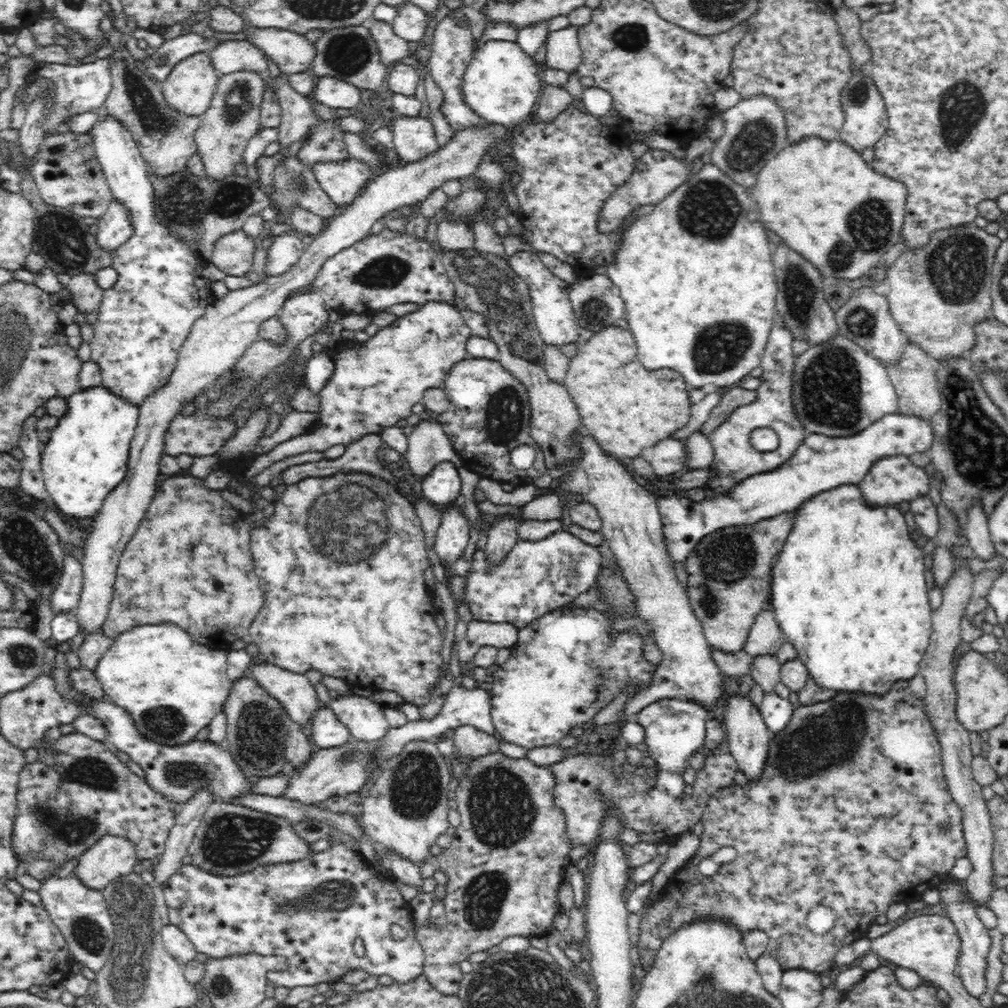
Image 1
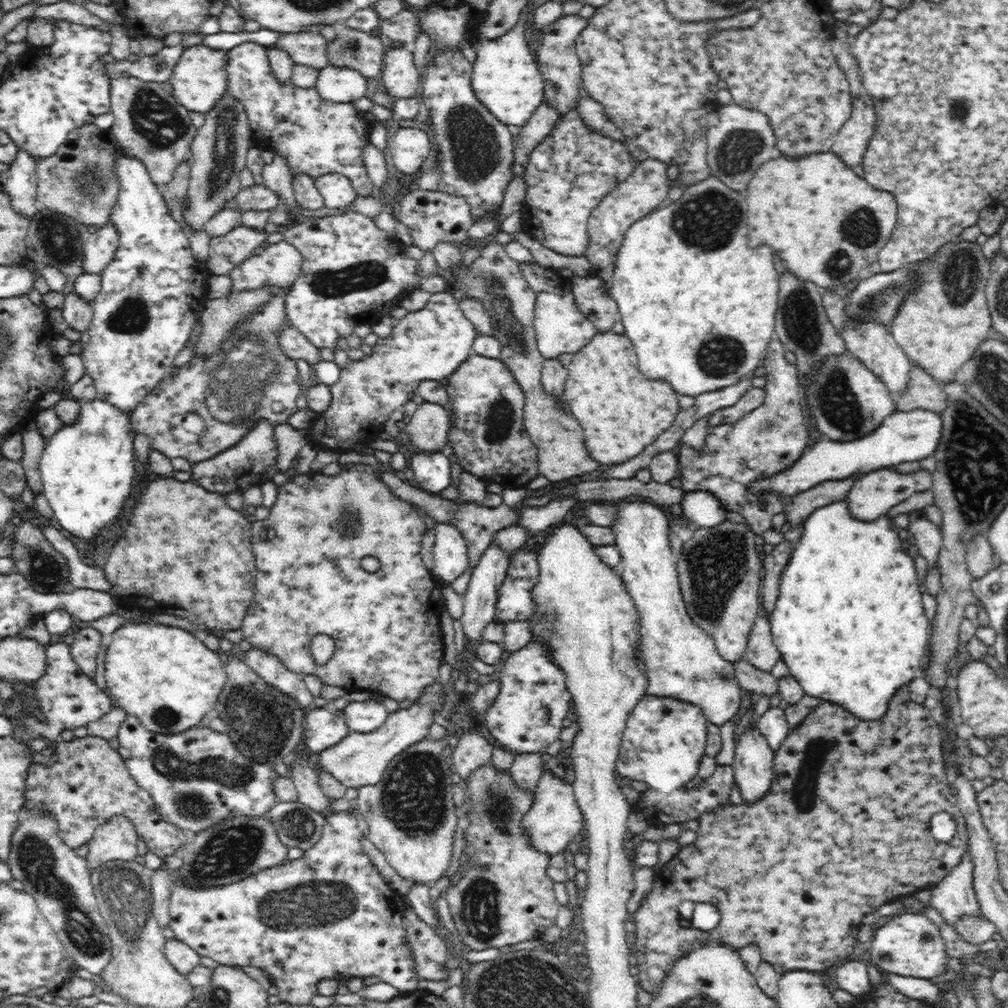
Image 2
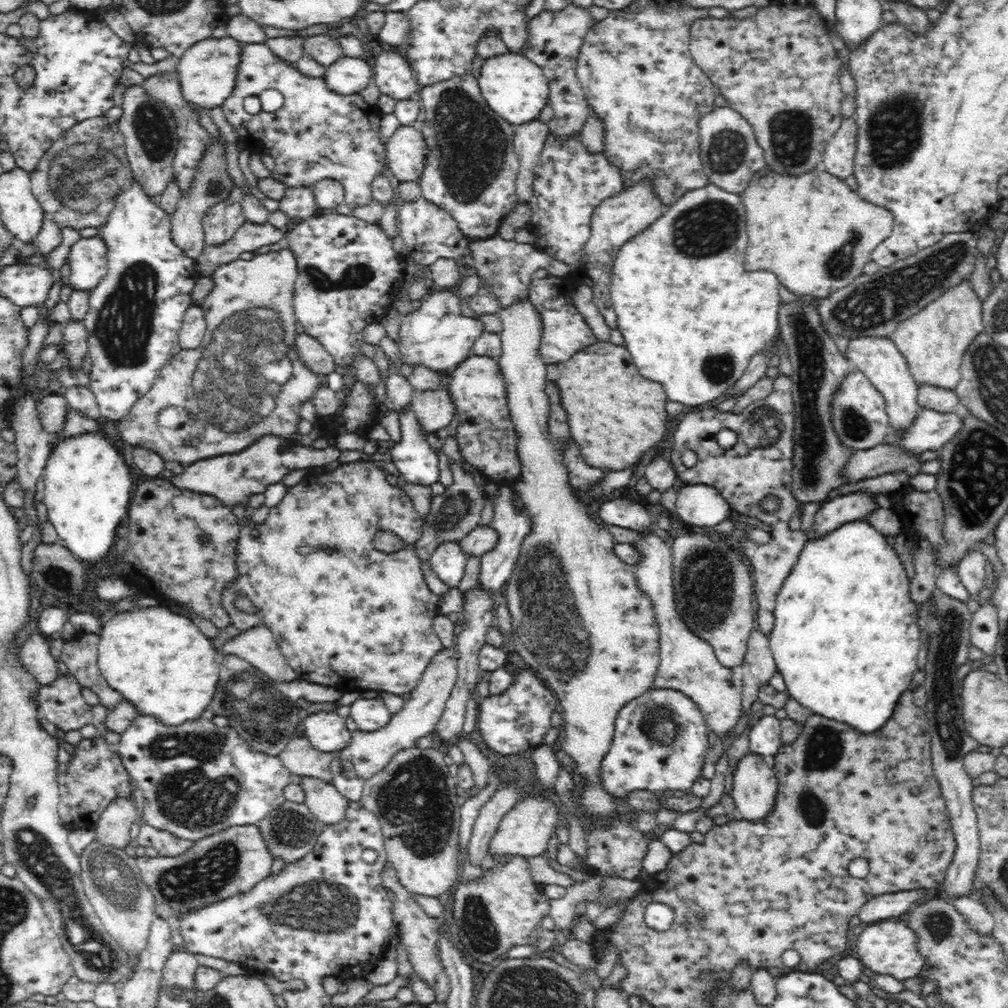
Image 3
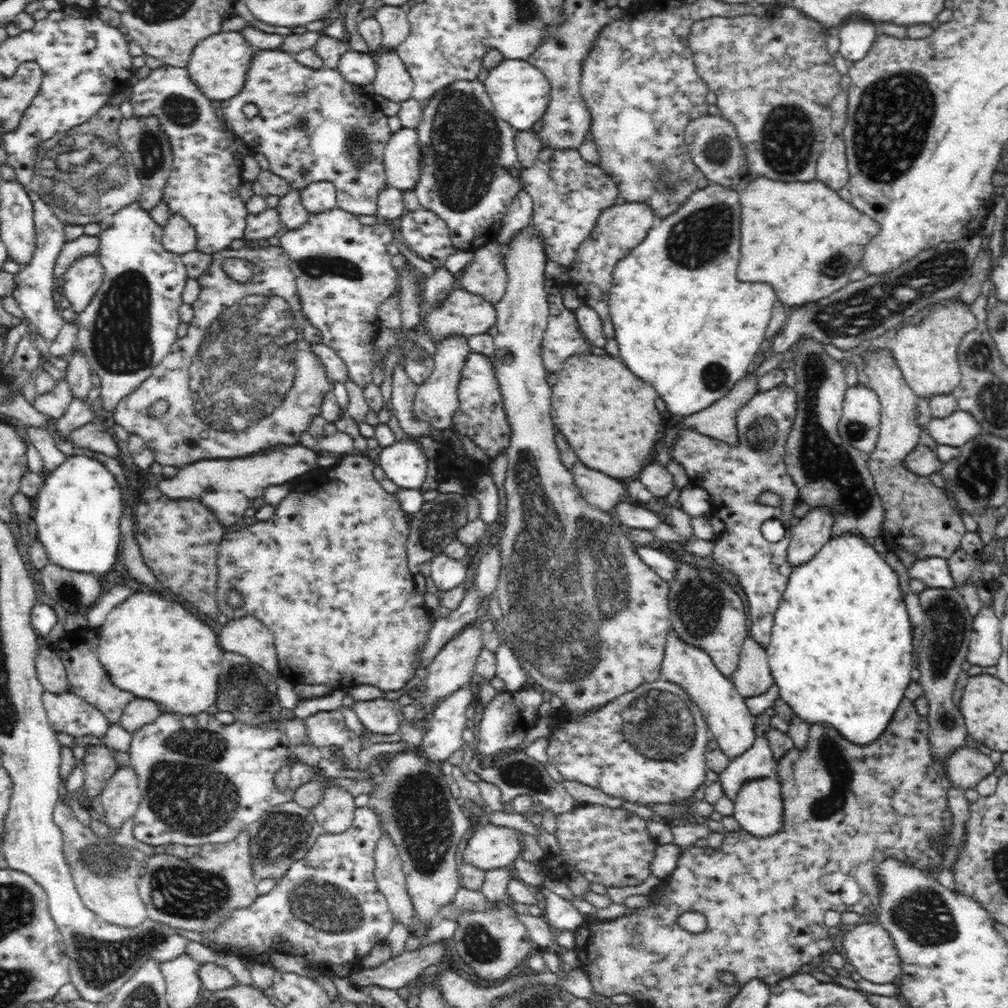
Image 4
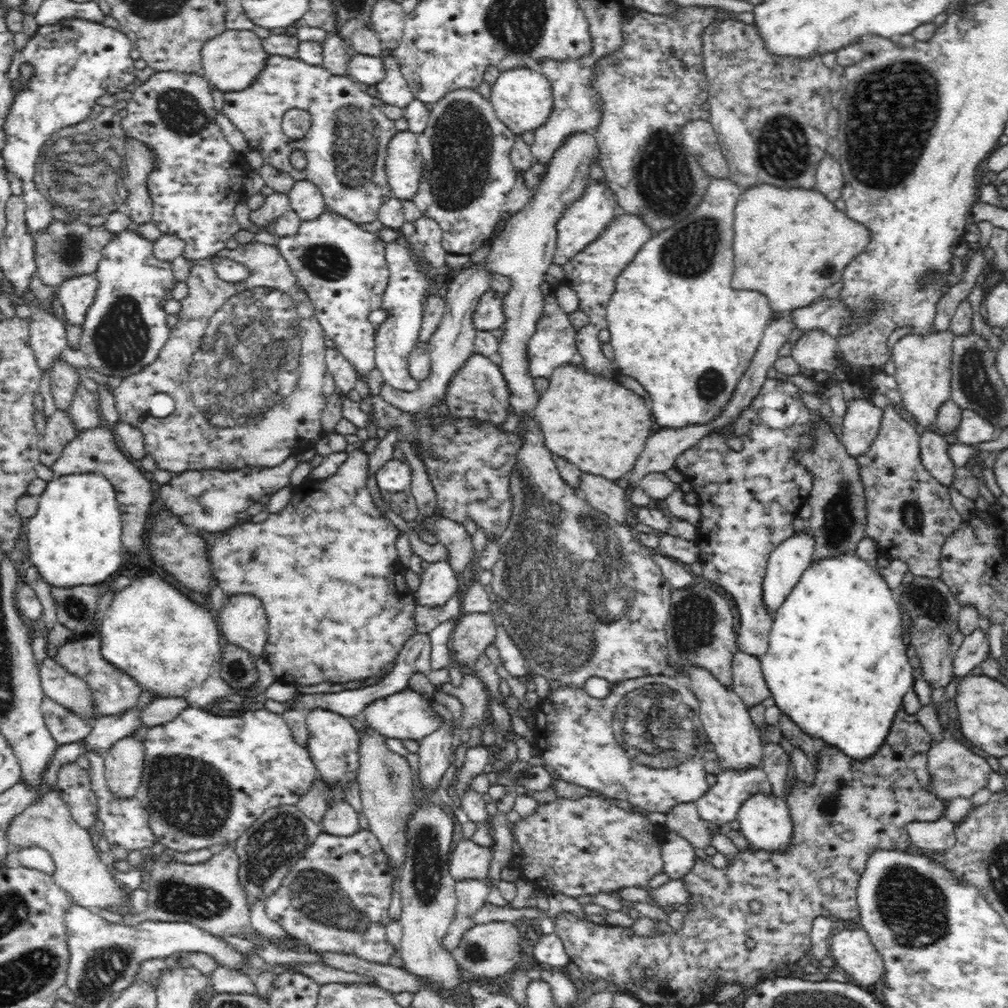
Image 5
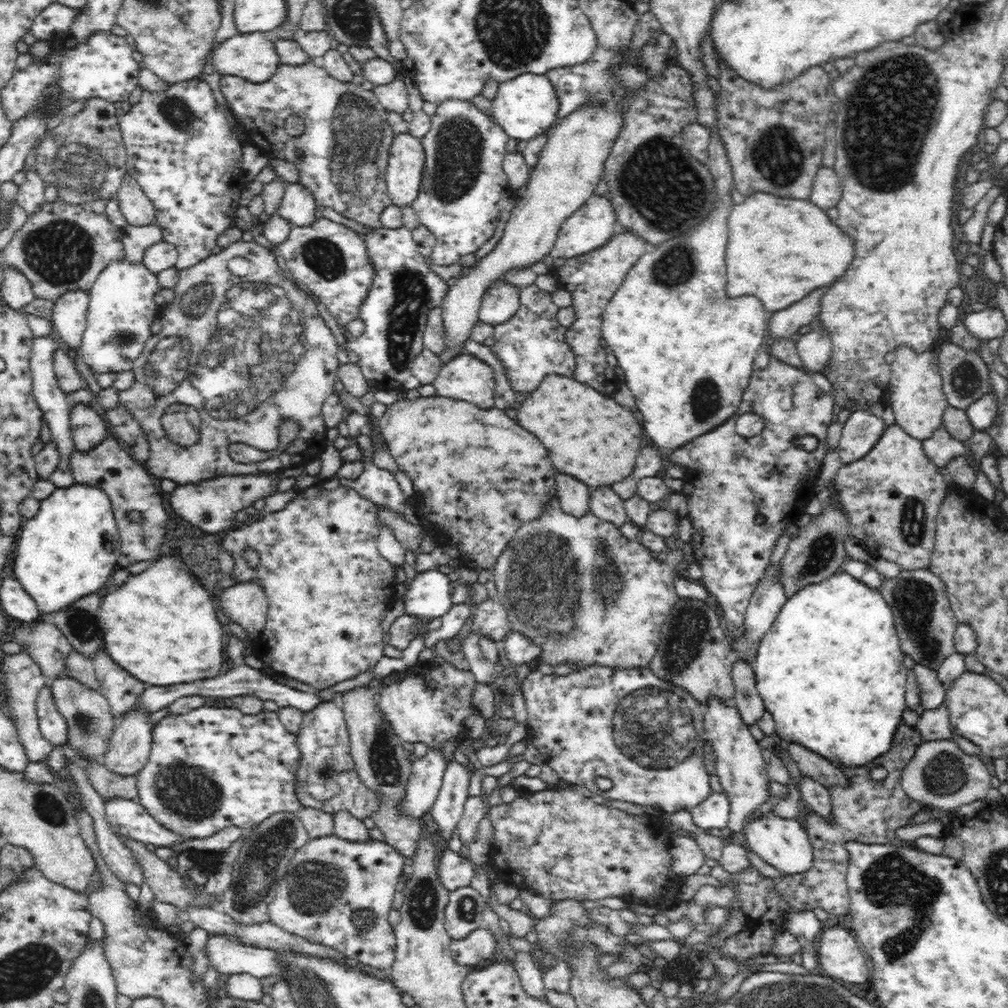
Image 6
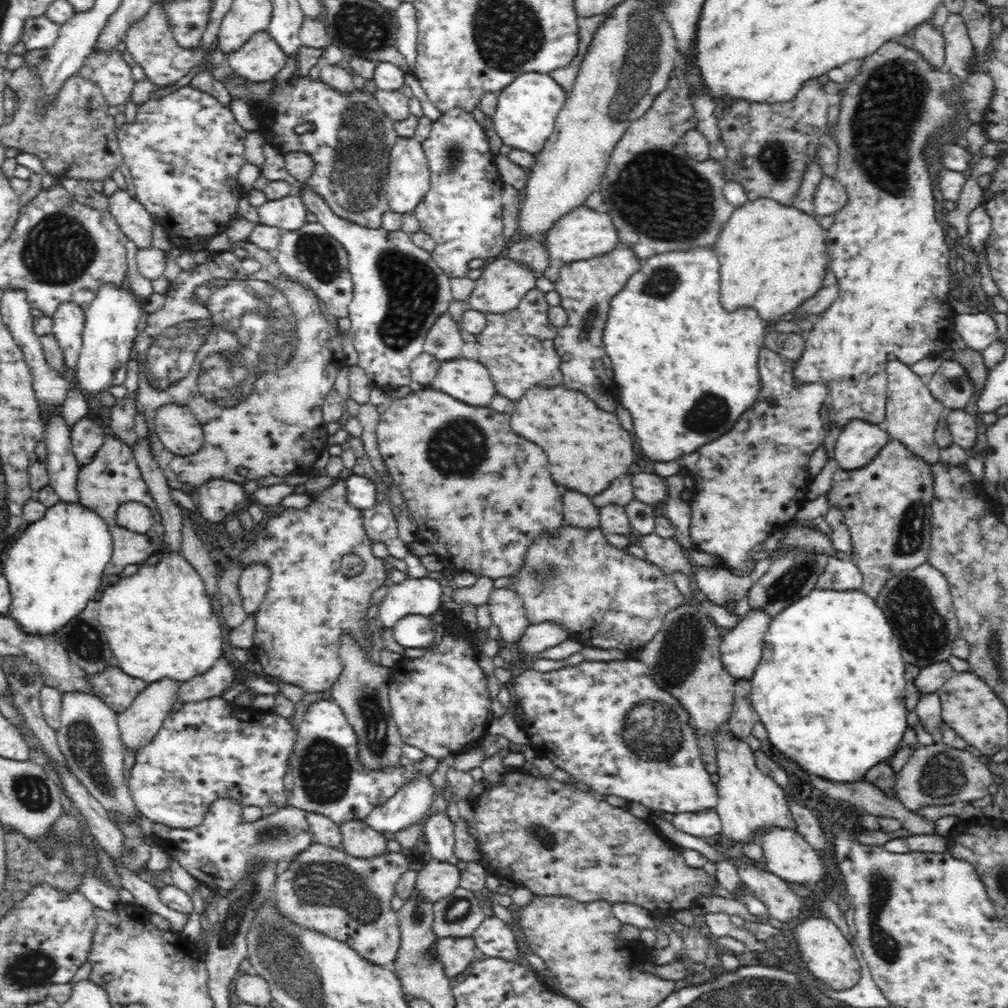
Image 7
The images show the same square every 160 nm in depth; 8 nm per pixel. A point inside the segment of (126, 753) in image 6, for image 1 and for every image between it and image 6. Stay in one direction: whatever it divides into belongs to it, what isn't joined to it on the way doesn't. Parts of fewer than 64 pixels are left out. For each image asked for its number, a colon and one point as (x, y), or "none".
1: (111, 857)
2: (116, 839)
3: (116, 825)
4: (120, 799)
5: (124, 763)

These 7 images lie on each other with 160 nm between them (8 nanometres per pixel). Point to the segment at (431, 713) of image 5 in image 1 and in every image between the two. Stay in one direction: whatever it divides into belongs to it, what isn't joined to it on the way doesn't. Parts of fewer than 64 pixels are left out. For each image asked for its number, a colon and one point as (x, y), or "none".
1: (365, 719)
2: (362, 717)
3: (370, 715)
4: (381, 716)

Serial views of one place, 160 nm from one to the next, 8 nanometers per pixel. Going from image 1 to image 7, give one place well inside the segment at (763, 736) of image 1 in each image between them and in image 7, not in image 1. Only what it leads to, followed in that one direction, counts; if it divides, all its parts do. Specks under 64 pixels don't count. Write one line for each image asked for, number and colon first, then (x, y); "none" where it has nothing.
2: (753, 768)
3: (755, 784)
4: (758, 805)
5: (764, 819)
6: (783, 843)
7: (788, 855)

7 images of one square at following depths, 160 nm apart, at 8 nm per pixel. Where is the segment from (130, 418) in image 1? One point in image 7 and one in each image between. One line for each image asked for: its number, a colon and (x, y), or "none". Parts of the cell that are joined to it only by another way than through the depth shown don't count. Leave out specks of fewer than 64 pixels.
2: (87, 468)
3: (87, 491)
4: (77, 511)
5: (74, 538)
6: (70, 549)
7: (55, 567)

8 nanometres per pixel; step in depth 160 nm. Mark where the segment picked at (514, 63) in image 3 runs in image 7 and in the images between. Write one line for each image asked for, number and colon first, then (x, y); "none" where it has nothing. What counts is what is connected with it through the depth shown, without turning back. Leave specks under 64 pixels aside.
4: (520, 92)
5: (522, 97)
6: (526, 106)
7: (527, 109)

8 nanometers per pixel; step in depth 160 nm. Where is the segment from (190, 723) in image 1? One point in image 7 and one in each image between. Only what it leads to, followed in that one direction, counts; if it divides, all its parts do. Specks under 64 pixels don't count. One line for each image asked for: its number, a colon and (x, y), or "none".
2: (168, 678)
3: (161, 663)
4: (157, 650)
5: (168, 643)
6: (161, 626)
7: (160, 623)

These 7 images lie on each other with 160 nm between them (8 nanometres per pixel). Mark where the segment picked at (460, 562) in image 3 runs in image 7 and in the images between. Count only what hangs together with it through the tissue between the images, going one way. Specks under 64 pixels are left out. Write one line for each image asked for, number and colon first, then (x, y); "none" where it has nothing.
4: (447, 573)
5: (438, 583)
6: (427, 595)
7: (421, 596)

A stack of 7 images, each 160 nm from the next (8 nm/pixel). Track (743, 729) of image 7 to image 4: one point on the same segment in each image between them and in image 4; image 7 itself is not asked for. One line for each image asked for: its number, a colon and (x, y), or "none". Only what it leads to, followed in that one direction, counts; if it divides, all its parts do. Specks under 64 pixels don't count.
4: (753, 676)
5: (748, 682)
6: (746, 697)

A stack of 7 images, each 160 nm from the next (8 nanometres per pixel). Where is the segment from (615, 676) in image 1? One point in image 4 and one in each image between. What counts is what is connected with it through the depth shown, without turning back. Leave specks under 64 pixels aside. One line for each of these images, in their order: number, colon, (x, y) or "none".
2: (527, 715)
3: (516, 720)
4: (506, 719)

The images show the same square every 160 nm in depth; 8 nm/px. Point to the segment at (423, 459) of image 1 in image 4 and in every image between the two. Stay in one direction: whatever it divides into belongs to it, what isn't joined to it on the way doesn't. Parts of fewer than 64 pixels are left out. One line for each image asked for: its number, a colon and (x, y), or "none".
2: (429, 426)
3: (434, 409)
4: (436, 402)

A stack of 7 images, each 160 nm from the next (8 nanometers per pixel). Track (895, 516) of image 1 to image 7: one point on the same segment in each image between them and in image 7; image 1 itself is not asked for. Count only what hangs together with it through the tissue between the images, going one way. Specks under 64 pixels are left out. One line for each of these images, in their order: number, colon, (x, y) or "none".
2: (849, 623)
3: (846, 634)
4: (840, 653)
5: (836, 665)
6: (830, 670)
7: (829, 688)

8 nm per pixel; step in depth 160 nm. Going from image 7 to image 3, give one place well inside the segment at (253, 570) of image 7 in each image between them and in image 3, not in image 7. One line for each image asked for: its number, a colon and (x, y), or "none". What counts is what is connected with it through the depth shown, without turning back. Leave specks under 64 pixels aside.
3: (257, 645)
4: (247, 636)
5: (242, 622)
6: (245, 603)

